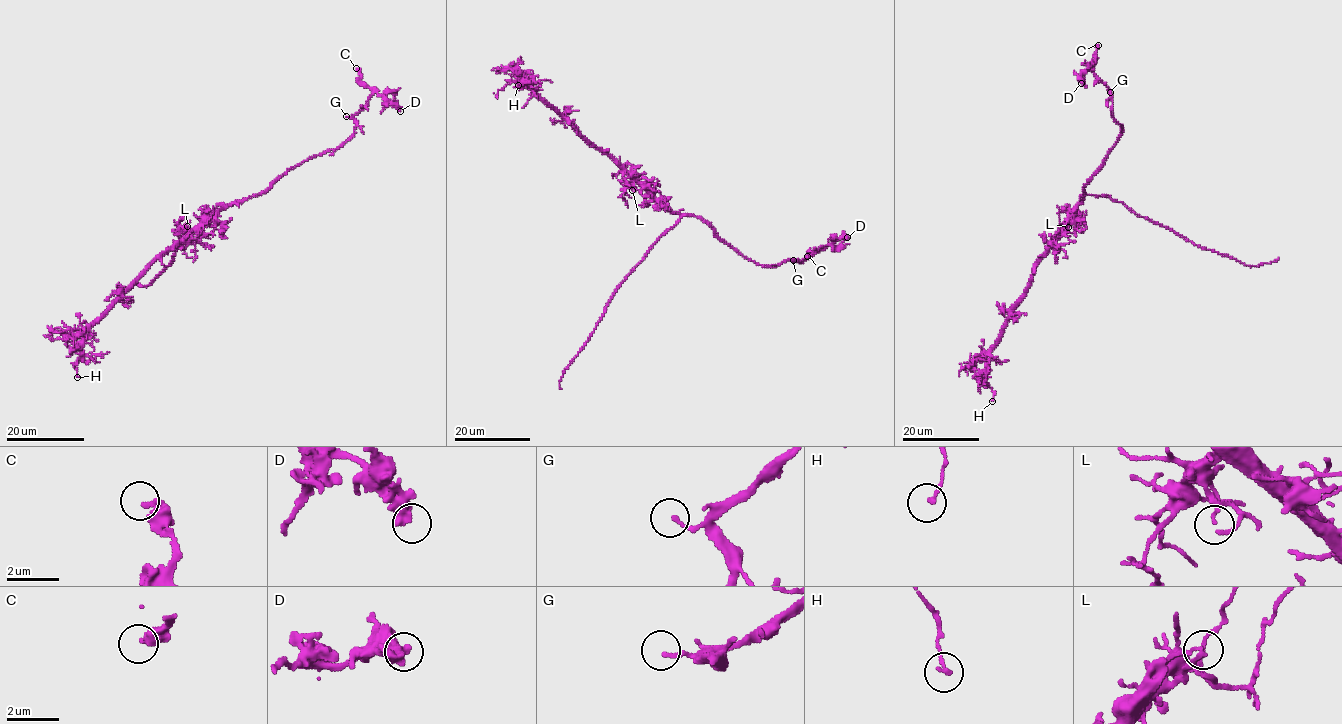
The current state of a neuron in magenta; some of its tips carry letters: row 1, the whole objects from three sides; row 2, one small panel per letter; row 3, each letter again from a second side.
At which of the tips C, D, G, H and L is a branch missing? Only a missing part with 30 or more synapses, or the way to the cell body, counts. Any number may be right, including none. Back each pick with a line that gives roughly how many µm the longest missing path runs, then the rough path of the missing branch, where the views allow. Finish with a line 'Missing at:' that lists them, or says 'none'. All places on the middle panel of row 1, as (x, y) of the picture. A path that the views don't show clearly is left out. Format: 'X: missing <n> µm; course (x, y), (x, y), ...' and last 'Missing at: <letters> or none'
Missing at: none

